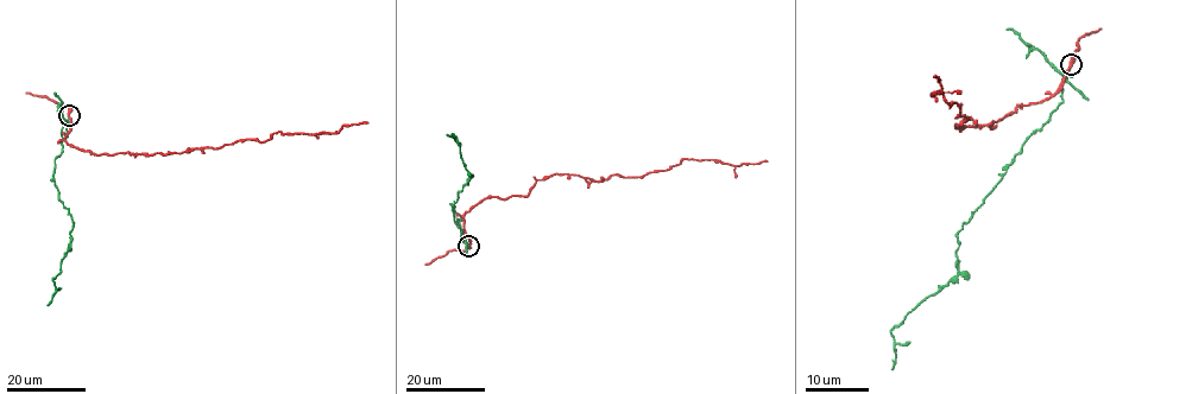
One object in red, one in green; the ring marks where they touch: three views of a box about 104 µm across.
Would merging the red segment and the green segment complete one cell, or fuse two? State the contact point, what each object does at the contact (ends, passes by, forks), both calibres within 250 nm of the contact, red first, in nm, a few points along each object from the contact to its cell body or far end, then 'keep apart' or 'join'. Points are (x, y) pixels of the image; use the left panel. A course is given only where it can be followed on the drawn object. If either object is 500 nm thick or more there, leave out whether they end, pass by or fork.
place (69, 115); red passes by; green ends; calibres 360 and 200 nm; course red (68, 115), (64, 140), (96, 154), (178, 153), (267, 140), (277, 132), (336, 133), (369, 122); course green (68, 115), (52, 178), (74, 223), (70, 248), (52, 279), (56, 292), (46, 305); keep apart

